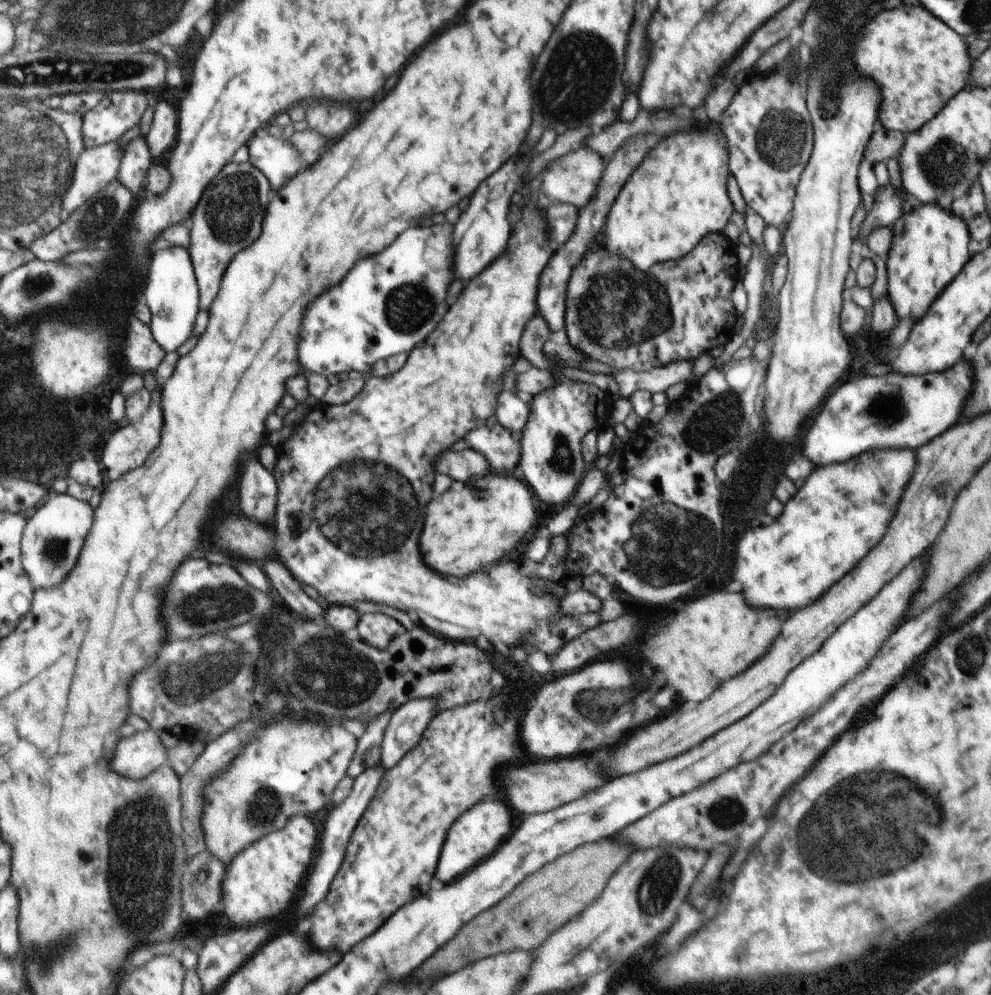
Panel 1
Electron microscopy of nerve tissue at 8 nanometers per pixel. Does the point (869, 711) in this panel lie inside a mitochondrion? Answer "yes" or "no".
no

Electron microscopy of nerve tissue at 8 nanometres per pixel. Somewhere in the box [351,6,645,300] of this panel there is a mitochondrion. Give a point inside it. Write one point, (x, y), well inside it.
(588, 88)

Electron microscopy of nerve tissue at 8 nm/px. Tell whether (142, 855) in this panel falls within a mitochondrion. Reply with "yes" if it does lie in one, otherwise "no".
yes

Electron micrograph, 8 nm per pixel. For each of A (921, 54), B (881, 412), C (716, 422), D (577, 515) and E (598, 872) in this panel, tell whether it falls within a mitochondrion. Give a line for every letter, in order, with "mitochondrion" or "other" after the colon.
A: other
B: mitochondrion
C: mitochondrion
D: other
E: other

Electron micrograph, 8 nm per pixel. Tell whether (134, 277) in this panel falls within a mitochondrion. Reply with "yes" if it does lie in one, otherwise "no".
no

